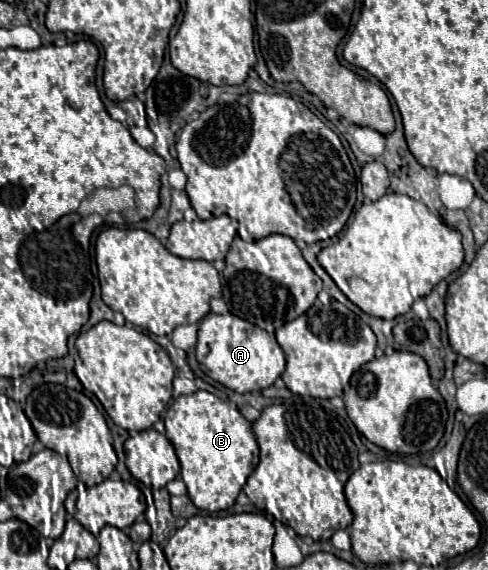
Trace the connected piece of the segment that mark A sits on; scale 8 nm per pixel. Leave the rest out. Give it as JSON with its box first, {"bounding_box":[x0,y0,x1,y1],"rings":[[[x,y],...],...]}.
{"bounding_box":[196,315,284,393],"rings":[[[206,315],[198,329],[196,357],[200,369],[214,381],[236,393],[262,391],[270,387],[284,371],[284,351],[258,325],[238,319],[236,315]]]}

